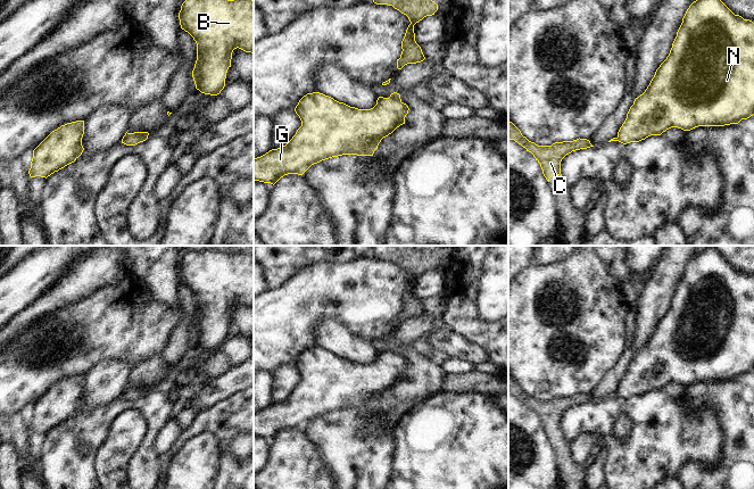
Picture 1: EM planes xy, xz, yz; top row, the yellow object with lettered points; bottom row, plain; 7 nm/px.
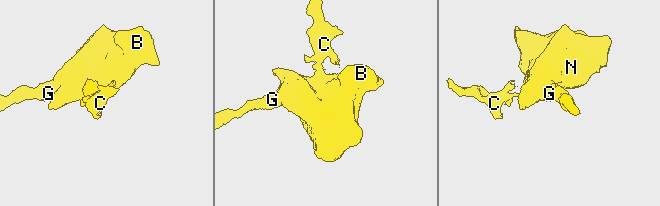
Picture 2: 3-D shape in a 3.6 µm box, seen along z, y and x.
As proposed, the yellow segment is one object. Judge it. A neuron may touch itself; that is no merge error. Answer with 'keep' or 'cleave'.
cleave

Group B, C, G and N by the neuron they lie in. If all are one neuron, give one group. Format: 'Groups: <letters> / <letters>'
Groups: B G N / C.

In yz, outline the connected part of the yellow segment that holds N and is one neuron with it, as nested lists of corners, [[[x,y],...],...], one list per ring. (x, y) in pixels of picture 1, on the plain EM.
[[[710,246],[687,264],[666,314],[656,324],[643,349],[635,354],[618,387],[618,396],[627,399],[651,390],[661,390],[671,382],[690,386],[698,381],[738,379],[754,370],[754,277],[735,270]]]

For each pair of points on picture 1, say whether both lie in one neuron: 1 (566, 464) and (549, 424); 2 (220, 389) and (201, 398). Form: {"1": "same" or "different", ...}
{"1": "same", "2": "same"}

